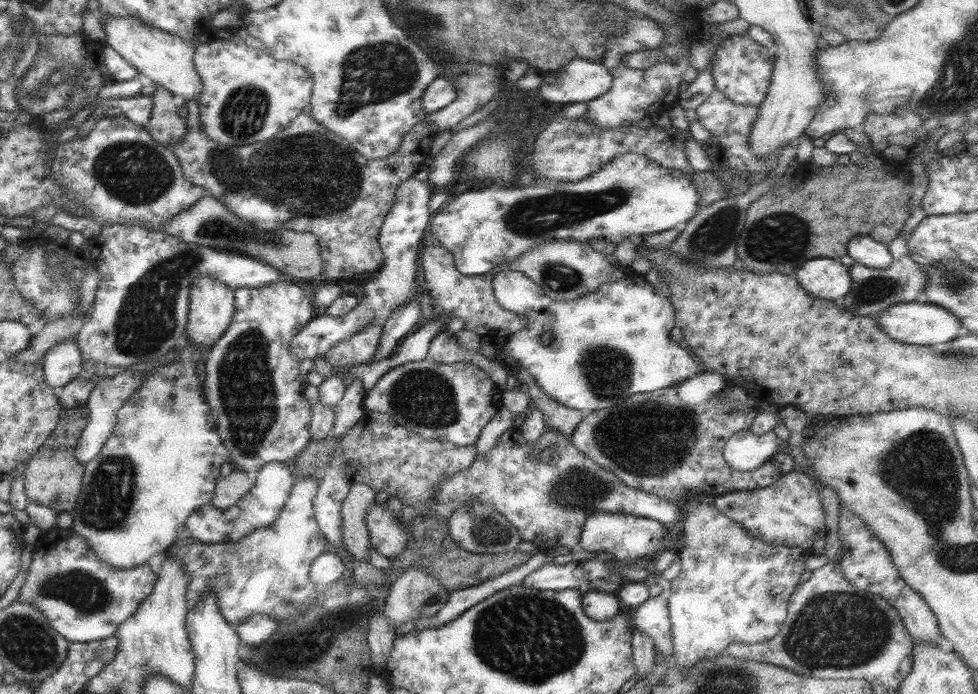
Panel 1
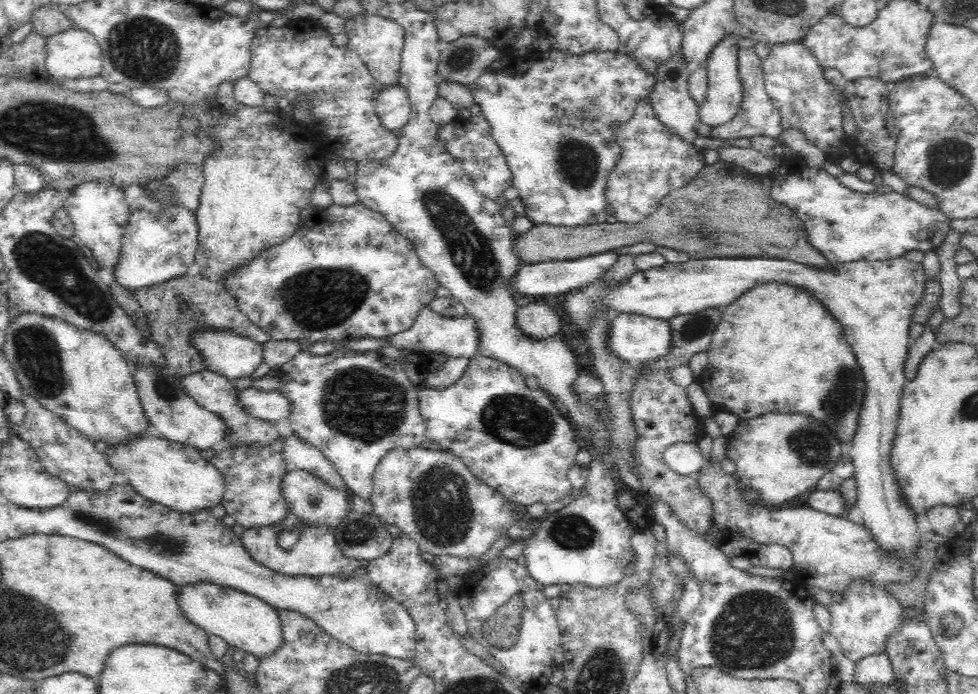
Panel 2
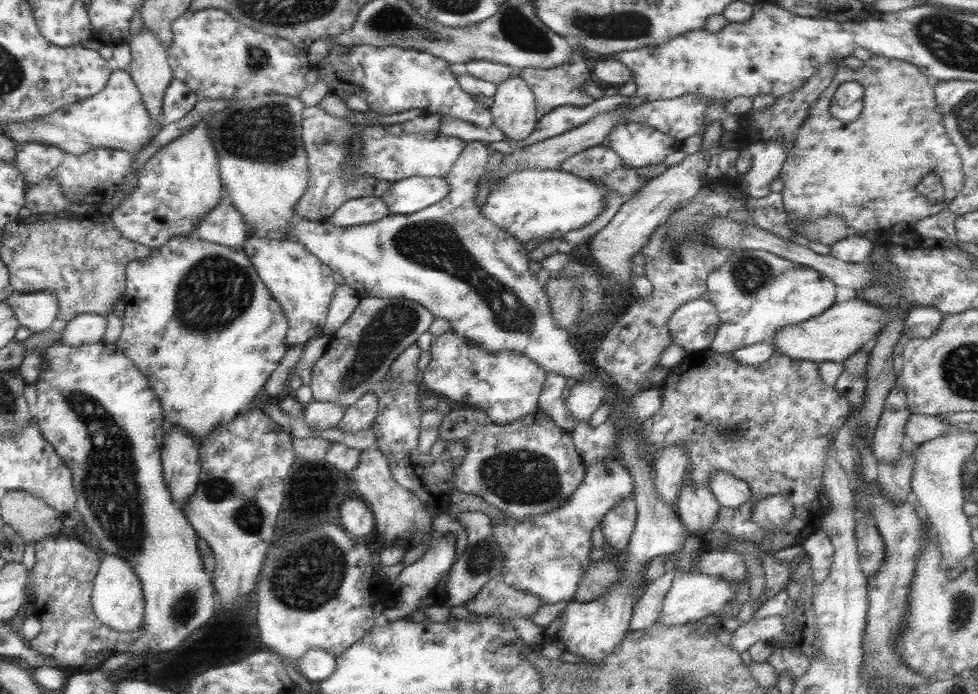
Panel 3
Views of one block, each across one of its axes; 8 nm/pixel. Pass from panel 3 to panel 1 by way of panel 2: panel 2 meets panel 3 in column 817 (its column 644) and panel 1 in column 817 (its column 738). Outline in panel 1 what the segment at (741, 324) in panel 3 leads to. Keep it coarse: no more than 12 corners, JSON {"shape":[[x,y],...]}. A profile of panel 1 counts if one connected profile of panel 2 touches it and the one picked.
{"shape":[[814,258],[796,268],[795,282],[827,302],[849,291],[848,268]]}

